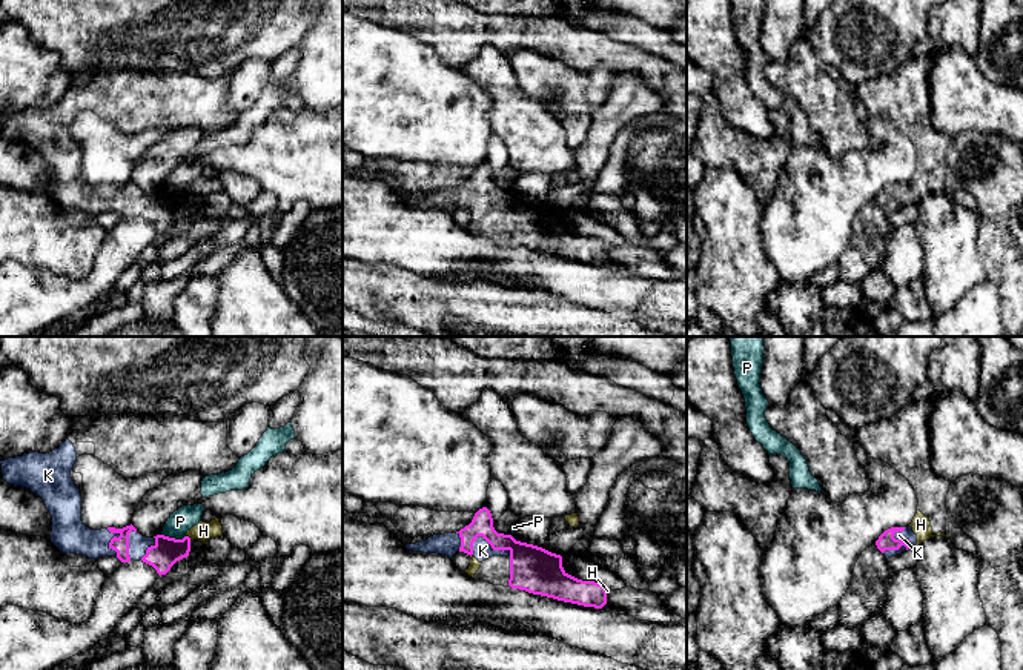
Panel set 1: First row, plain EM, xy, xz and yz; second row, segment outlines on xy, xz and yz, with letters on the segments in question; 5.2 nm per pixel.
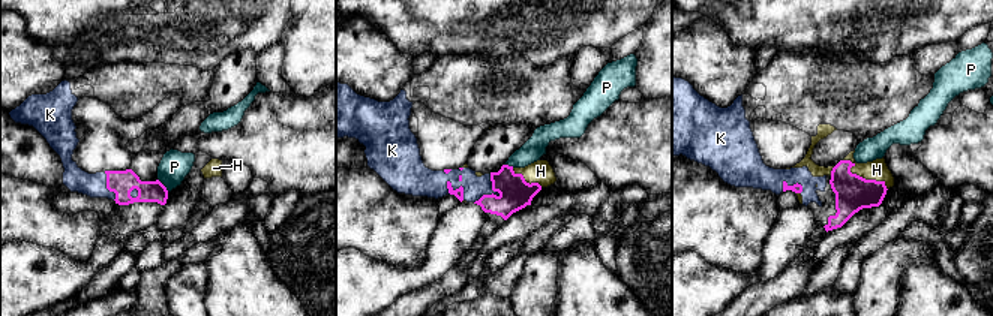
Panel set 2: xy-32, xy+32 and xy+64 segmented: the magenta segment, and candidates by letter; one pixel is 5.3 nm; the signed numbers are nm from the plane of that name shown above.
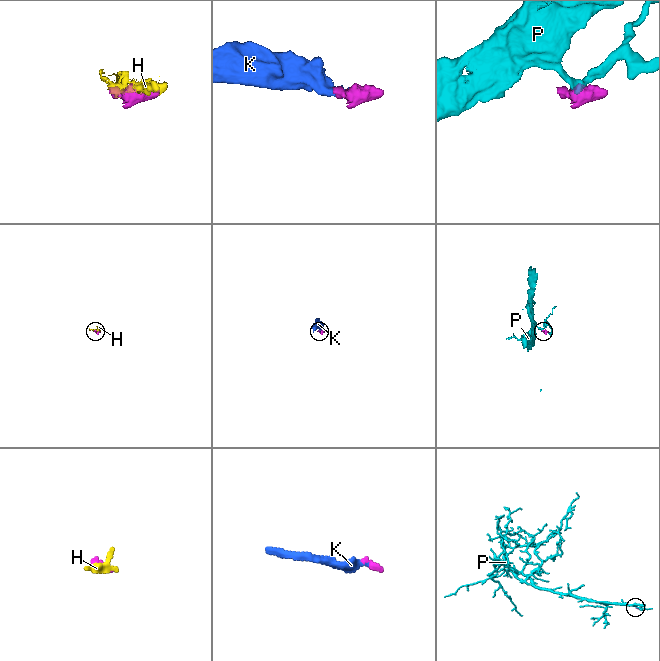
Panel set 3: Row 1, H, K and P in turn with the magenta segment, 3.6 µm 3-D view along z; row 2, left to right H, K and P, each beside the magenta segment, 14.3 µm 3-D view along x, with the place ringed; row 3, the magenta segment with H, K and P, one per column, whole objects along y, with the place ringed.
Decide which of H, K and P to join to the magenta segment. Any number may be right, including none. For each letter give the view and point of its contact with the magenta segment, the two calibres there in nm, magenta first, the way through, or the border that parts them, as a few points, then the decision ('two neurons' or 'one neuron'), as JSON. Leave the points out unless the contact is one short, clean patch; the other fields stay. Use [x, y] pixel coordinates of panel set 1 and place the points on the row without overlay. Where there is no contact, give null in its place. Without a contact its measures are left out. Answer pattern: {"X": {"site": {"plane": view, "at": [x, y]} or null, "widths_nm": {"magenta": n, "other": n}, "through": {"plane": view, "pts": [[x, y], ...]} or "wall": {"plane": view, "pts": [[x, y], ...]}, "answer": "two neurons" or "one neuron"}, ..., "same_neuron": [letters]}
{"H": {"site": {"plane": "xy", "at": [189, 194]}, "widths_nm": {"magenta": 150, "other": 100}, "answer": "one neuron"}, "K": {"site": {"plane": "xz", "at": [492, 203]}, "widths_nm": {"magenta": 240, "other": 100}, "answer": "one neuron"}, "P": {"site": {"plane": "xy", "at": [174, 194]}, "widths_nm": {"magenta": 150, "other": 120}, "wall": {"plane": "xy", "pts": [[162, 189], [171, 194], [185, 192]]}, "answer": "two neurons"}, "same_neuron": ["H", "K"]}

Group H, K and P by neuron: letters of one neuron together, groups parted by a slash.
H K / P

